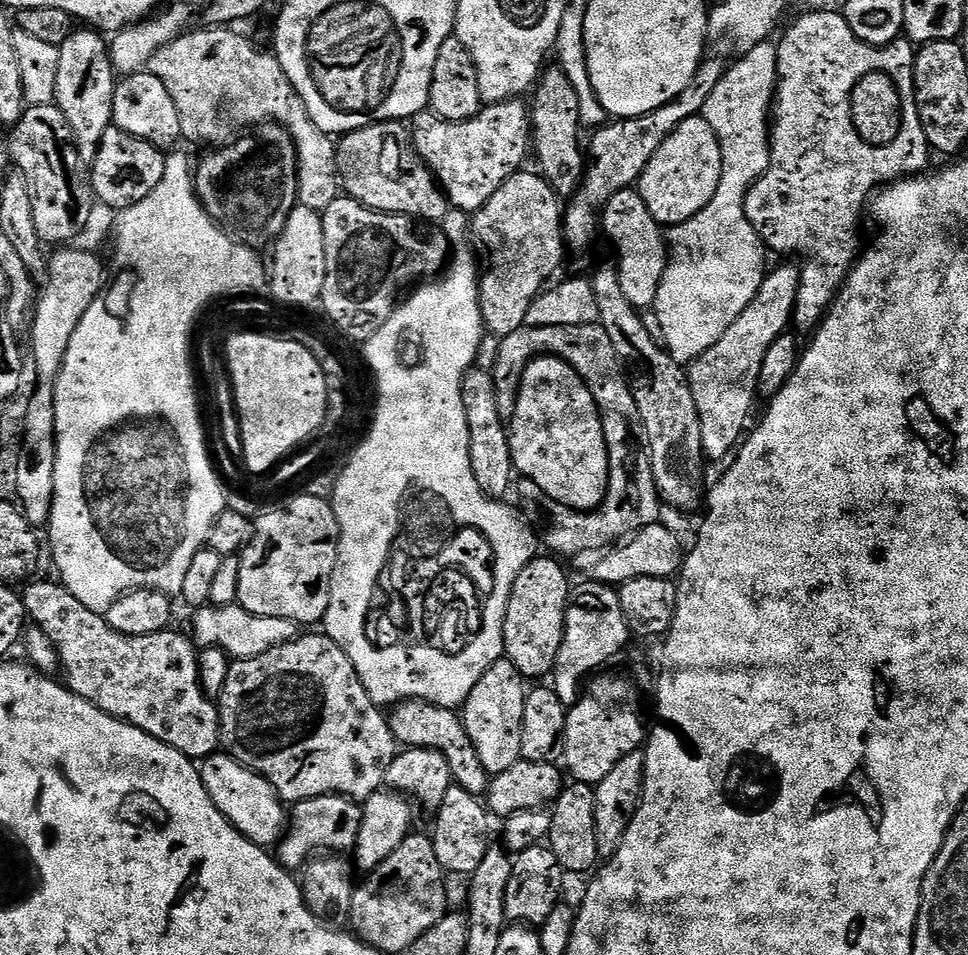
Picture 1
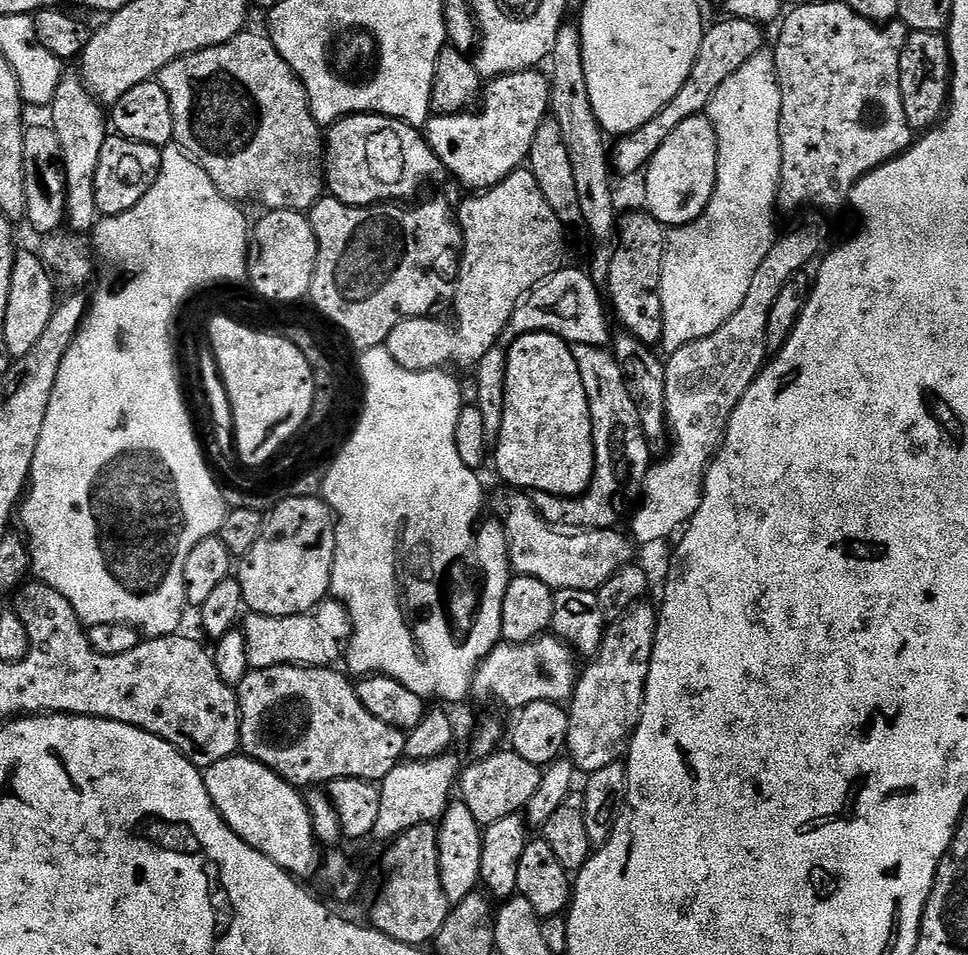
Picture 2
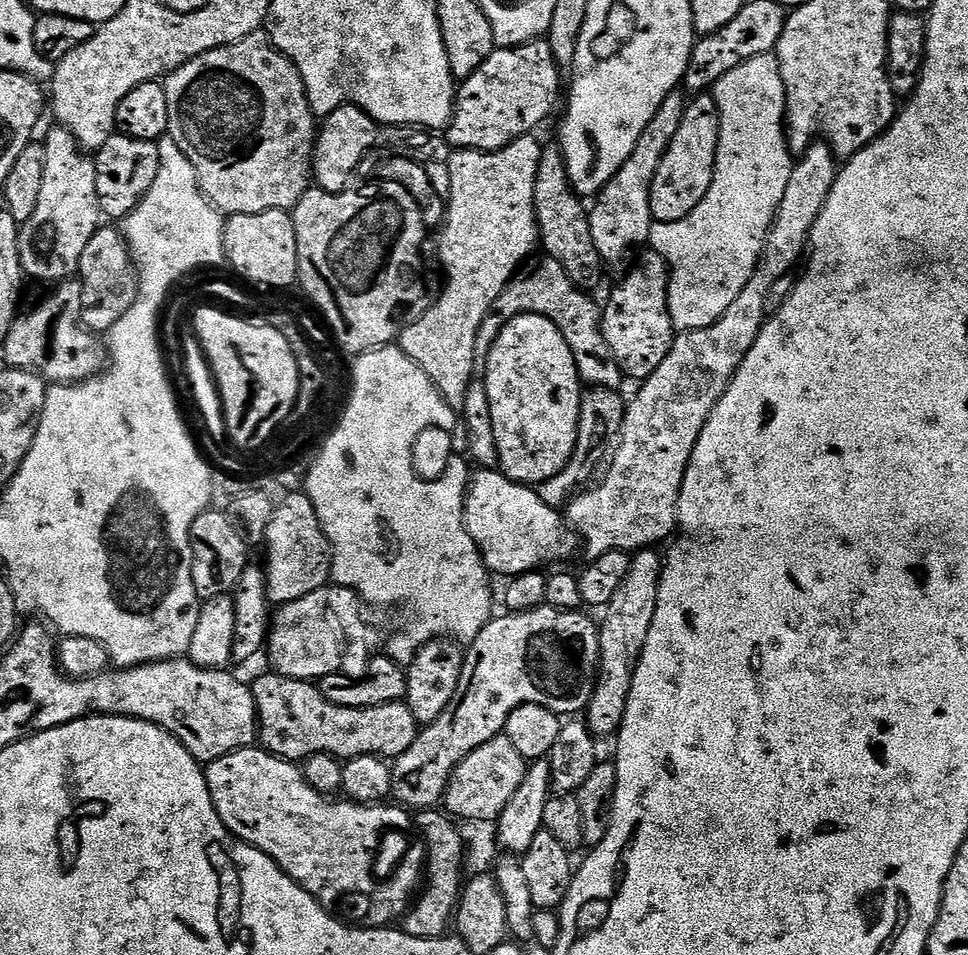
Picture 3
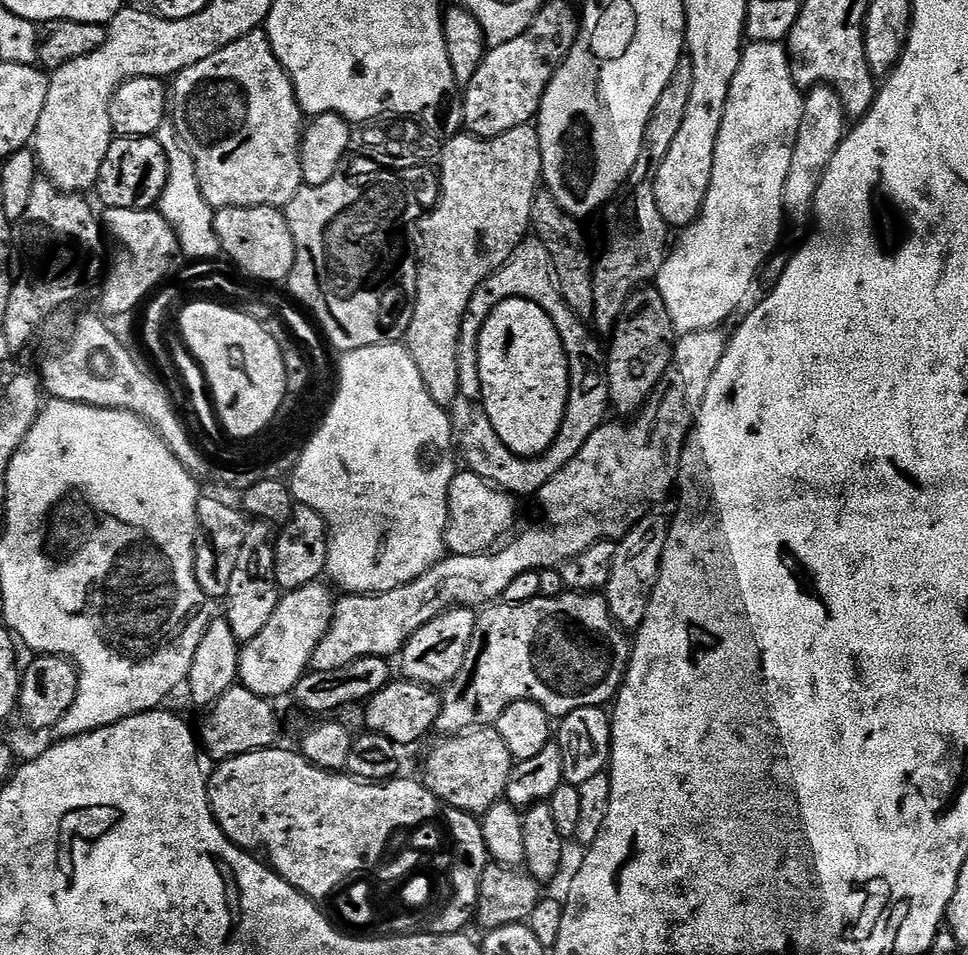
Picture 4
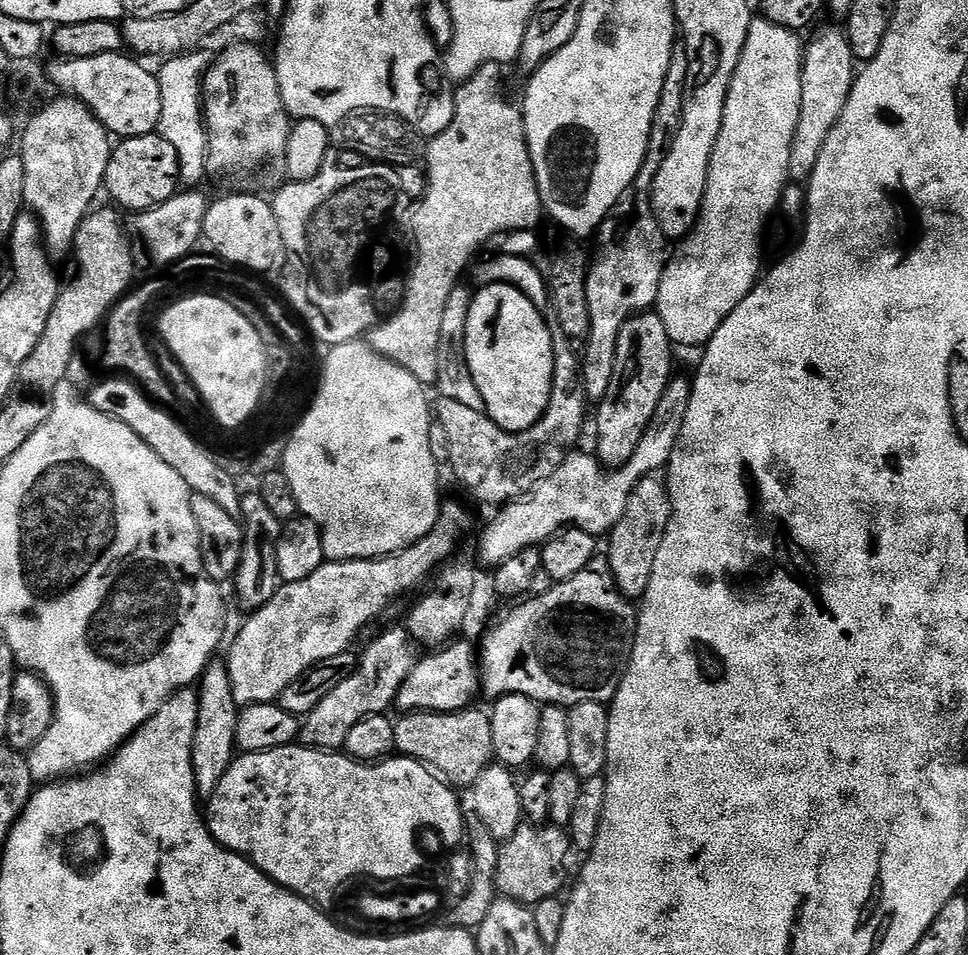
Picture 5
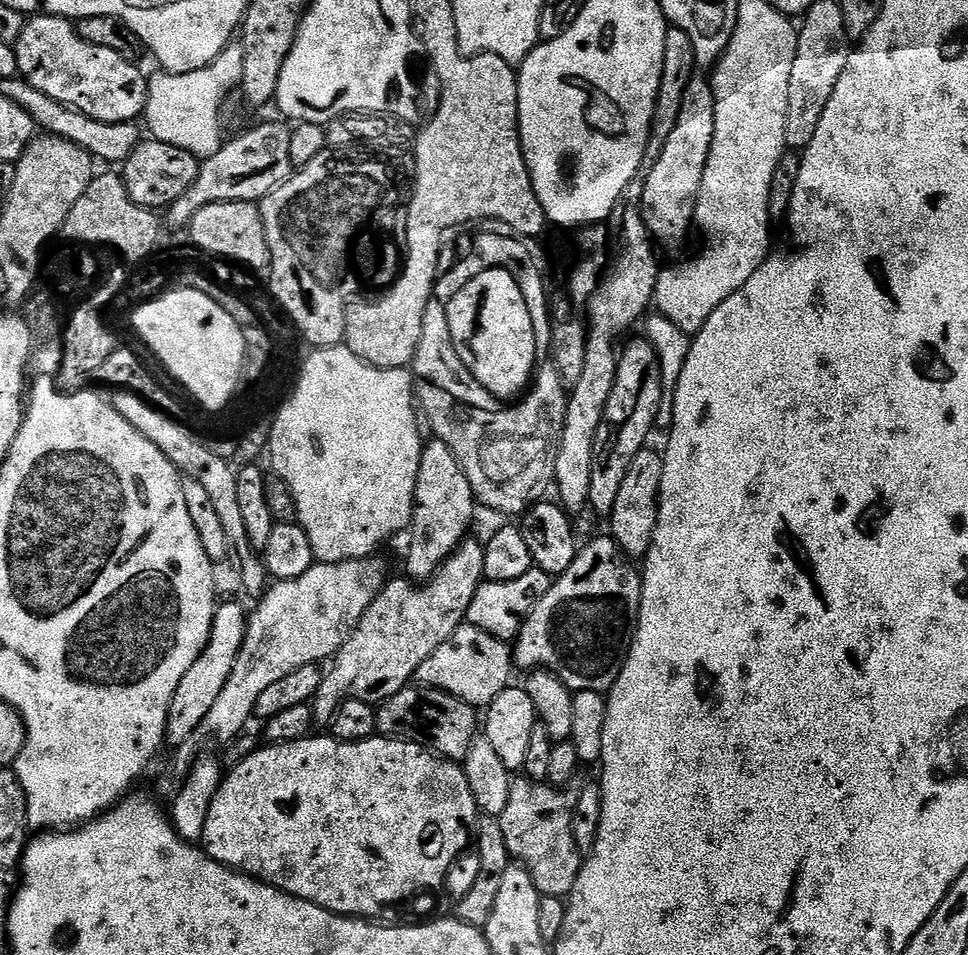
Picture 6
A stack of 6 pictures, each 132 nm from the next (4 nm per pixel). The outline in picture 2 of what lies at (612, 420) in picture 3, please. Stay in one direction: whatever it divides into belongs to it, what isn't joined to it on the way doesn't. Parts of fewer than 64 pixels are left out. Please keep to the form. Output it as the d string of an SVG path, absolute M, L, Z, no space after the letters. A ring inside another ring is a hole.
M573 344L571 349L574 354L574 362L578 362L578 374L582 374L582 386L586 386L586 398L592 419L592 441L596 447L596 473L588 489L580 496L555 496L538 492L532 496L532 501L540 517L546 522L550 522L555 528L565 530L616 528L619 525L619 520L624 515L625 519L633 511L637 501L641 499L644 479L650 467L650 459L648 460L650 445L642 430L642 422L638 418L638 406L634 406L634 398L630 398L630 390L626 390L624 371L622 366L618 366L616 357L607 347Z

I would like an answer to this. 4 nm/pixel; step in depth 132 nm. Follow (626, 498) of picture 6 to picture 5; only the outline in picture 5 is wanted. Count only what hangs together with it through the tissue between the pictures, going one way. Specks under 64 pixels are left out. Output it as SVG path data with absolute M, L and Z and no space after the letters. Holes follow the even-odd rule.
M659 475L642 476L626 502L626 510L613 526L608 540L608 564L612 579L621 596L629 601L641 599L650 582L650 570L654 566L656 546L662 535L666 517L670 511L668 490Z

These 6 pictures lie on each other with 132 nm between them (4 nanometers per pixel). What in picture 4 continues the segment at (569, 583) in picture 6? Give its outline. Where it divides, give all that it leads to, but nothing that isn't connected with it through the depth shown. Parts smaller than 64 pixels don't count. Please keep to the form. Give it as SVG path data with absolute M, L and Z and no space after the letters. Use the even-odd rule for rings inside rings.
M566 590L561 596L546 598L545 596L538 595L530 602L522 602L521 604L493 603L491 606L485 607L477 615L476 625L474 626L474 638L470 638L470 646L466 646L466 658L462 658L462 670L458 670L458 678L454 678L452 683L443 689L440 701L440 713L436 719L435 731L437 733L440 732L440 734L455 734L463 732L465 728L483 728L496 721L500 716L500 712L506 710L506 706L510 706L519 700L529 700L538 706L542 706L542 710L546 710L548 715L553 718L562 718L582 706L599 708L607 705L607 700L608 703L615 701L616 694L620 690L620 685L624 682L624 674L628 670L629 655L629 637L610 614L608 602L604 599L603 595Z

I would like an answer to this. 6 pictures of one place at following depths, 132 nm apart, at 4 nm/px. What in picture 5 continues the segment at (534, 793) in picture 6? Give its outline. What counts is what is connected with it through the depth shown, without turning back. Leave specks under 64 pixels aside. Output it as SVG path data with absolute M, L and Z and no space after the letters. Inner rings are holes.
M521 823L520 828L499 845L496 867L496 891L501 897L516 900L525 906L533 906L543 899L555 897L564 884L564 863L570 852L570 836L563 828Z

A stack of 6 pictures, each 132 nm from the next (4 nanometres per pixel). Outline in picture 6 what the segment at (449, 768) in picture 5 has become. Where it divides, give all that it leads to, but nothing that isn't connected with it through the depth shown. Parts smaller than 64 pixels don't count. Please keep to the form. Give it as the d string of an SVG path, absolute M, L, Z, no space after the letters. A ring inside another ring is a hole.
M409 686L398 690L398 694L376 708L376 730L381 737L420 744L445 761L463 762L478 735L478 712L466 702L437 688Z

